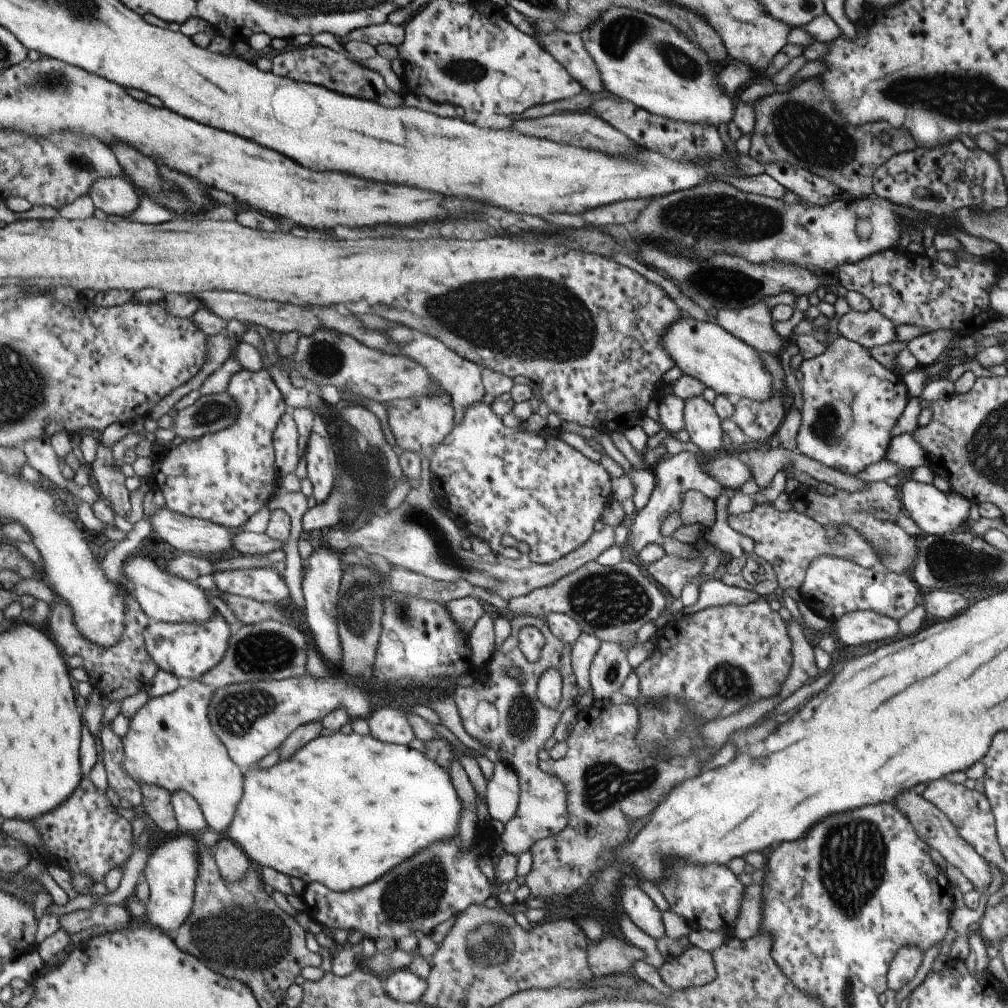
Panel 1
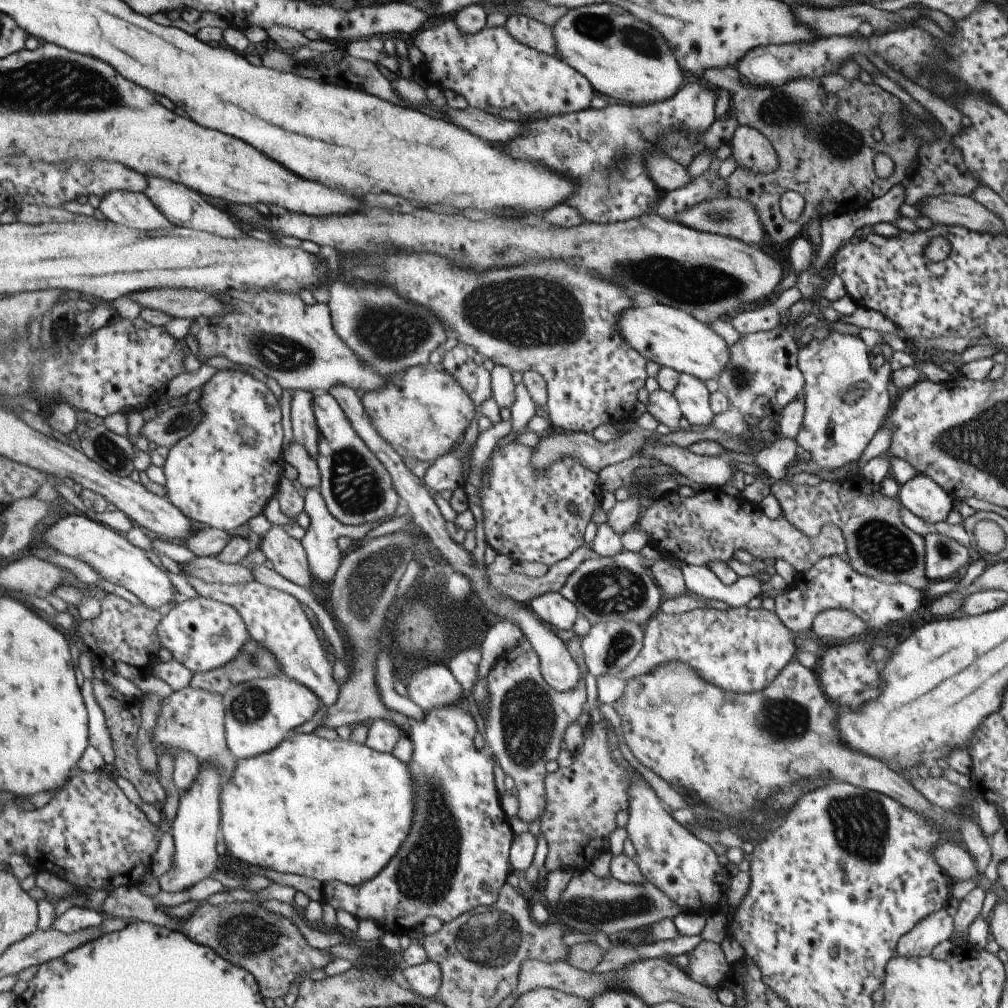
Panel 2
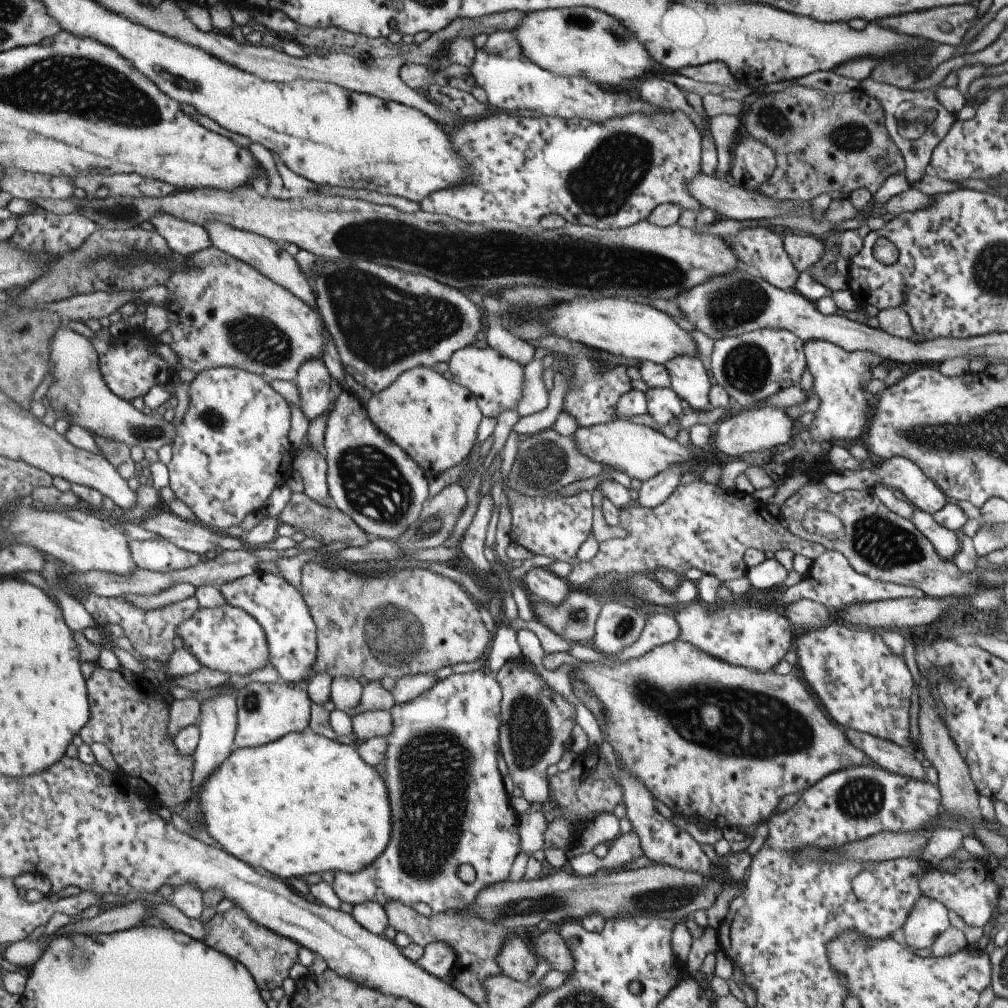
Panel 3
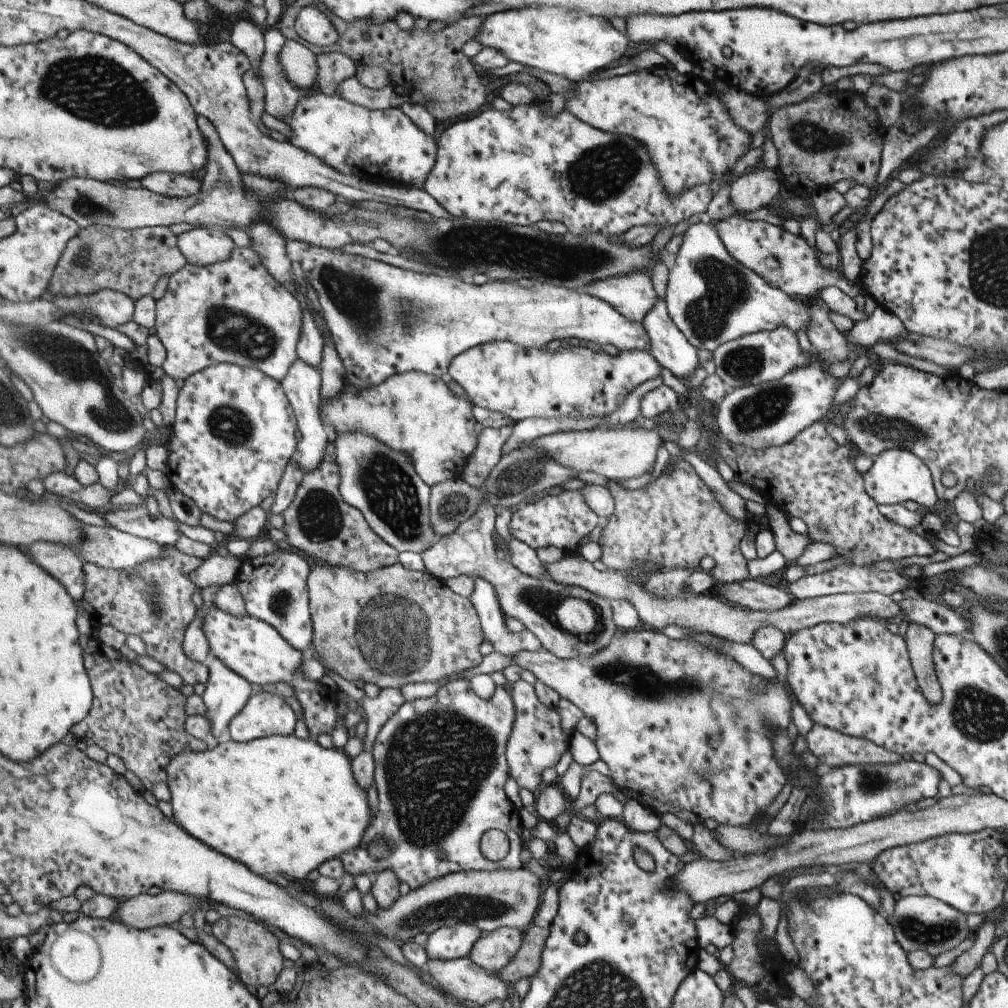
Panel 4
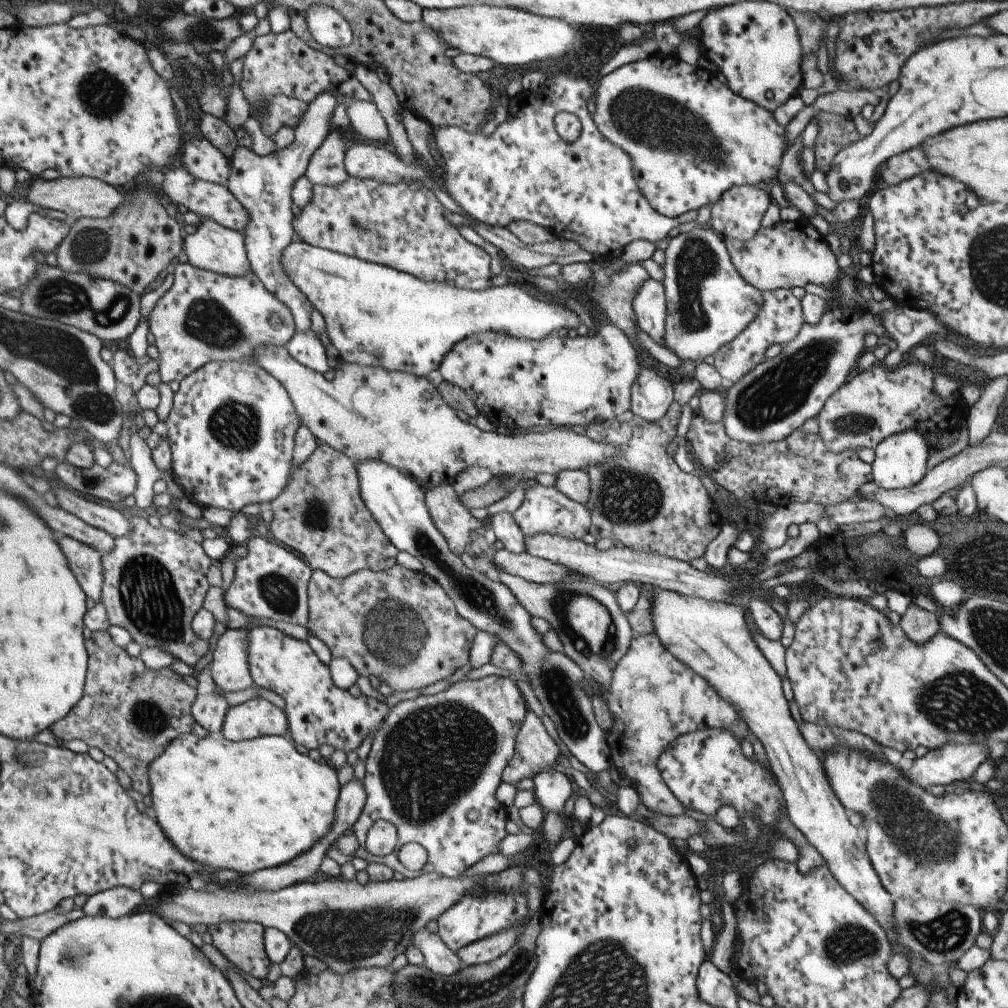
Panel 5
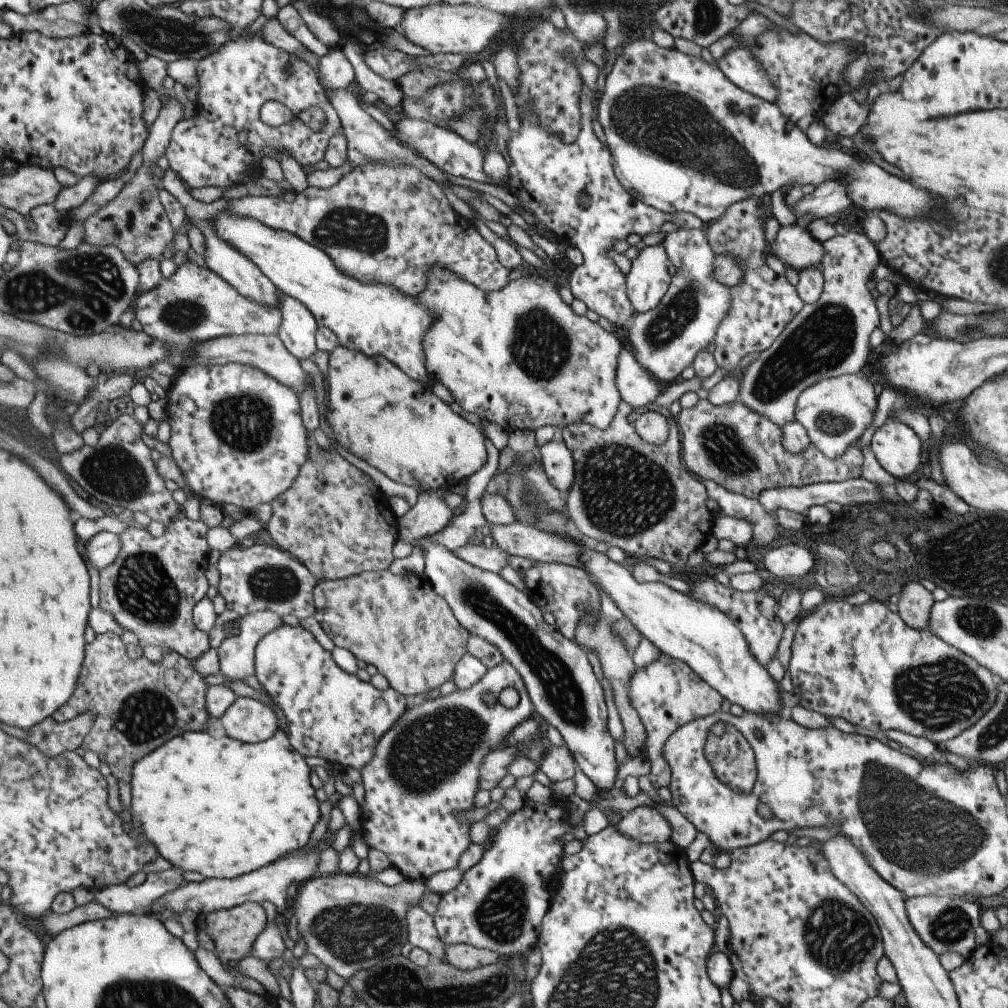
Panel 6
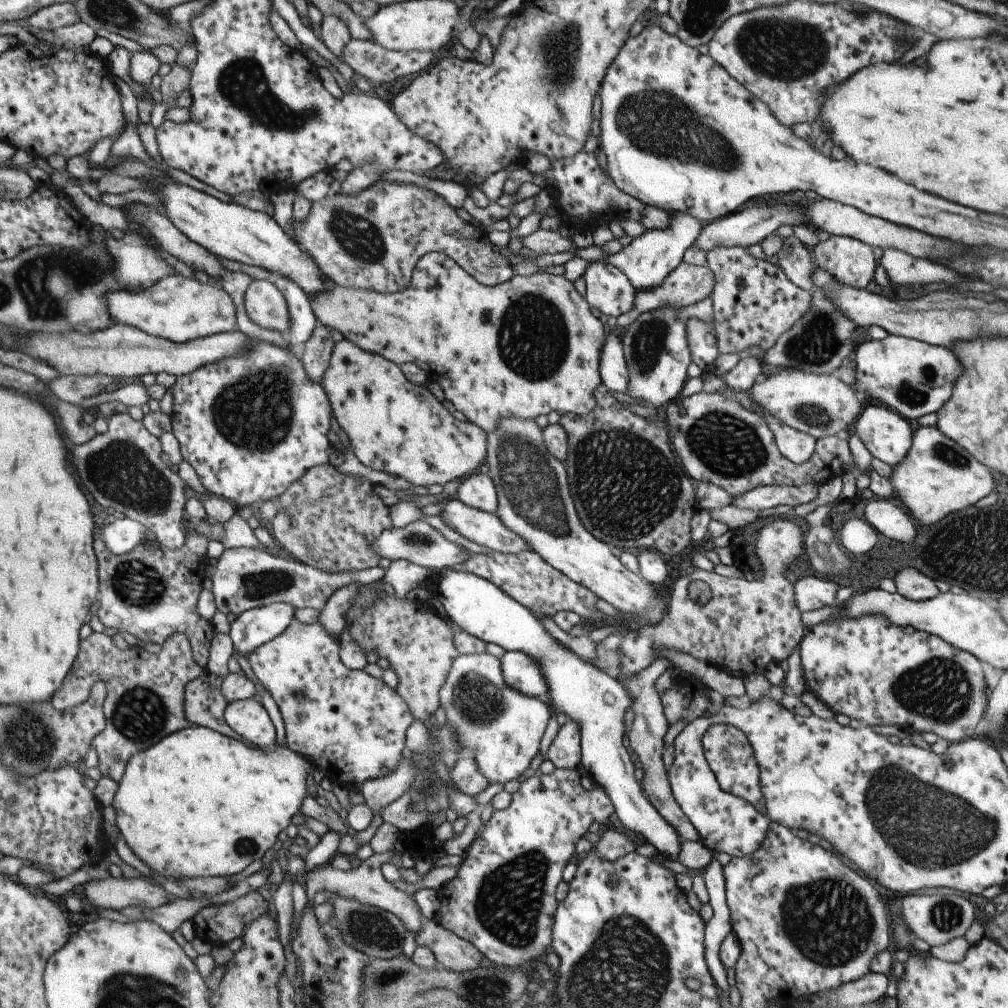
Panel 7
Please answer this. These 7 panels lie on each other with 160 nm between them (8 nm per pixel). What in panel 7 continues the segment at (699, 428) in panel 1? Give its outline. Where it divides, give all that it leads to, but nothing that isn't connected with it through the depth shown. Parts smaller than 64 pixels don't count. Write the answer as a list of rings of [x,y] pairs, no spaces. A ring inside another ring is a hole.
[[[669,211],[672,215],[668,216],[667,226],[660,229],[646,229],[643,234],[632,237],[632,240],[626,246],[622,246],[618,252],[609,254],[601,260],[587,261],[580,257],[574,257],[567,262],[564,262],[563,277],[567,281],[575,281],[580,277],[588,266],[593,262],[608,264],[618,268],[632,284],[635,289],[648,289],[658,287],[658,284],[663,282],[667,273],[671,272],[680,262],[683,252],[689,248],[696,236],[700,233],[700,228],[703,224],[694,216],[679,211]]]

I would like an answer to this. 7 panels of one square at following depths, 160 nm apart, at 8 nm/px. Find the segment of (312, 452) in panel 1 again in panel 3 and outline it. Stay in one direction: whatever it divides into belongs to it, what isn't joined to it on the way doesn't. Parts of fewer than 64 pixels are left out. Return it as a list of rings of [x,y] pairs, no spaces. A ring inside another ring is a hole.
[[[322,359],[304,360],[294,378],[300,404],[297,406],[308,421],[327,411],[332,404],[331,378]]]

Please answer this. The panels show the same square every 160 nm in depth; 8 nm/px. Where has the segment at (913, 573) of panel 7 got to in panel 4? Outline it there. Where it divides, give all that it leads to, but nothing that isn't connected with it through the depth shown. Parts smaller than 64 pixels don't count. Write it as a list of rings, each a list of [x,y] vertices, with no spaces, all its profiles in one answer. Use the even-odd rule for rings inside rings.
[[[909,623],[905,630],[904,645],[908,653],[910,668],[921,696],[931,706],[940,704],[941,692],[938,684],[931,656],[934,635],[916,623]]]

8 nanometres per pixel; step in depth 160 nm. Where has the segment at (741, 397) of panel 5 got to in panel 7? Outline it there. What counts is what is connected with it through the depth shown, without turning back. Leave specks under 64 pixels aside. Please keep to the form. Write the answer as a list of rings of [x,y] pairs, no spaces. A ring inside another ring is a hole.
[[[829,235],[813,248],[813,260],[848,287],[864,289],[873,278],[875,260],[867,244],[851,237]],[[820,289],[813,290],[811,296],[811,306],[807,309],[807,312],[799,320],[796,320],[791,328],[788,328],[779,336],[775,344],[770,349],[767,349],[762,356],[762,376],[770,375],[773,371],[778,371],[782,368],[792,368],[795,371],[800,370],[813,374],[831,375],[831,372],[839,365],[847,364],[846,356],[849,352],[853,351],[851,338],[853,338],[856,324],[847,320],[839,311],[836,311]]]

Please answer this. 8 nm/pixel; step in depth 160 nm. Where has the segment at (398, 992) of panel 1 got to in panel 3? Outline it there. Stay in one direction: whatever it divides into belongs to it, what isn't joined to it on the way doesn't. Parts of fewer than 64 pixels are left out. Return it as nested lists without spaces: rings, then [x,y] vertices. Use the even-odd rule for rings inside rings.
[[[437,941],[430,942],[422,948],[421,958],[416,962],[425,972],[428,972],[434,977],[440,978],[443,982],[449,983],[450,978],[448,977],[454,968],[454,959],[456,954],[454,950],[444,942],[438,943]]]

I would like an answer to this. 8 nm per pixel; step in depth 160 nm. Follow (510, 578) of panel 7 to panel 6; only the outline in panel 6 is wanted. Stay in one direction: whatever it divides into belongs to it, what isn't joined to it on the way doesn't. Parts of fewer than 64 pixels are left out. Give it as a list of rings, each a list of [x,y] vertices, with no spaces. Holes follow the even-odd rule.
[[[535,562],[529,570],[521,571],[527,588],[531,591],[533,604],[541,612],[550,612],[555,617],[554,628],[566,640],[573,641],[577,622],[585,612],[600,610],[599,594],[587,574],[578,567],[565,564]]]

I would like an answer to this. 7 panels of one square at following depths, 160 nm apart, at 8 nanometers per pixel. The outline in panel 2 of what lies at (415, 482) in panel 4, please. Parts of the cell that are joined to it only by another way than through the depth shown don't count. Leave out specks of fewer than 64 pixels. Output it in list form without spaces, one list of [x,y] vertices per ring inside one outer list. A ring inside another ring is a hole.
[[[331,394],[314,396],[311,407],[318,430],[315,459],[320,476],[318,489],[328,513],[341,524],[353,526],[391,518],[398,494],[383,463],[352,429]]]

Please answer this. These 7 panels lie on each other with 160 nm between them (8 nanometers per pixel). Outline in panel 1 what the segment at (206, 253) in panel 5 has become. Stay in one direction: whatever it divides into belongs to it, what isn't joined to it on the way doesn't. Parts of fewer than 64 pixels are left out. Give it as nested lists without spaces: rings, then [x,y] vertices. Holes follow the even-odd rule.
[[[103,177],[91,183],[88,196],[100,216],[113,214],[128,217],[138,207],[141,195],[123,177]]]

